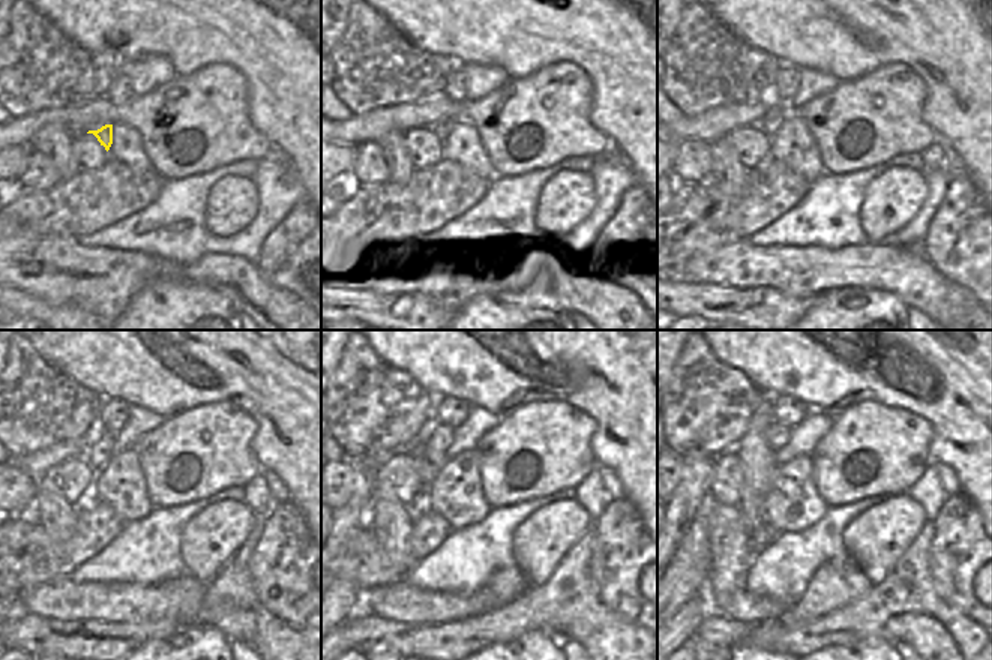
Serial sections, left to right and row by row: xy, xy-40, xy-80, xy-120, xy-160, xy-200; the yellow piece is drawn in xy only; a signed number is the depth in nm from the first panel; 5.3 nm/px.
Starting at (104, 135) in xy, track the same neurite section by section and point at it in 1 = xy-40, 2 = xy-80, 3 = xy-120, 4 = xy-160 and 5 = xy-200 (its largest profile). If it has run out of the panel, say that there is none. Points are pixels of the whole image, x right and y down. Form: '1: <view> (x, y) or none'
1: xy-40 (441, 131)
2: xy-80 (778, 113)
3: xy-120 (101, 444)
4: xy-160 (437, 438)
5: xy-200 (778, 435)

